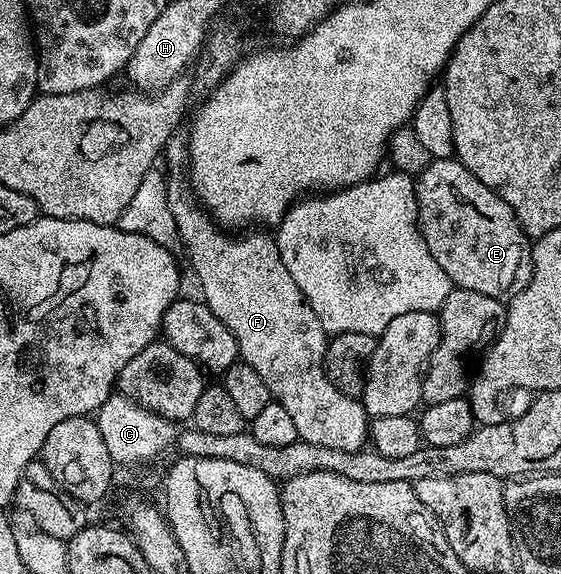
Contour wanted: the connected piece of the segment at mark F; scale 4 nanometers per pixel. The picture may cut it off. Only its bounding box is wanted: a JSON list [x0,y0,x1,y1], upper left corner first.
[166,178,371,450]

